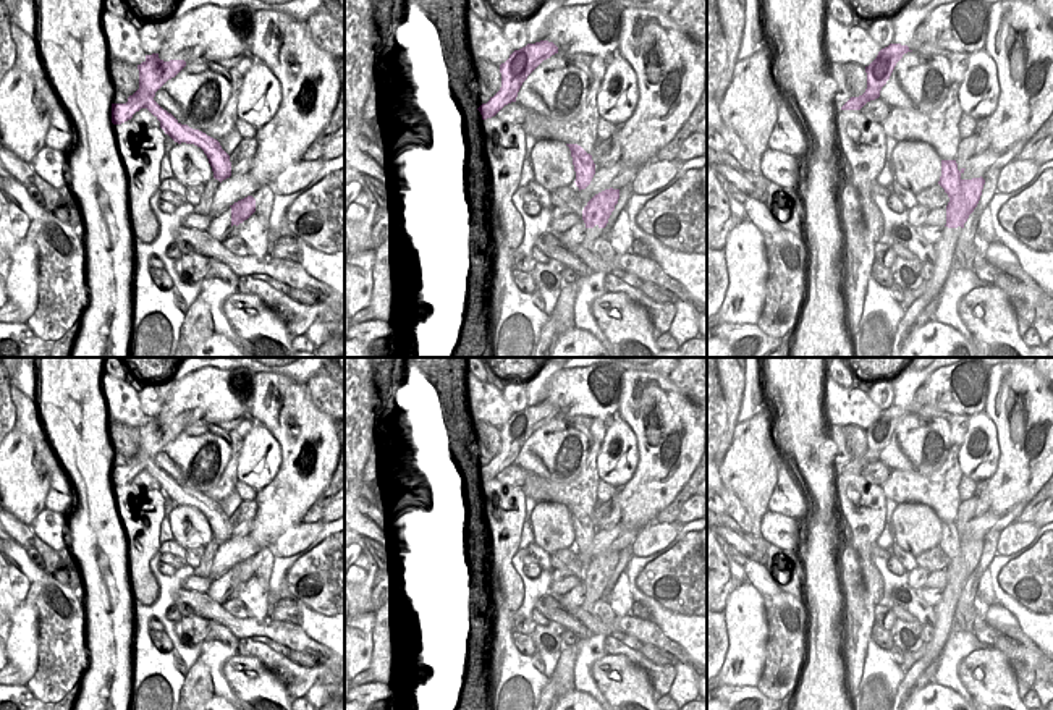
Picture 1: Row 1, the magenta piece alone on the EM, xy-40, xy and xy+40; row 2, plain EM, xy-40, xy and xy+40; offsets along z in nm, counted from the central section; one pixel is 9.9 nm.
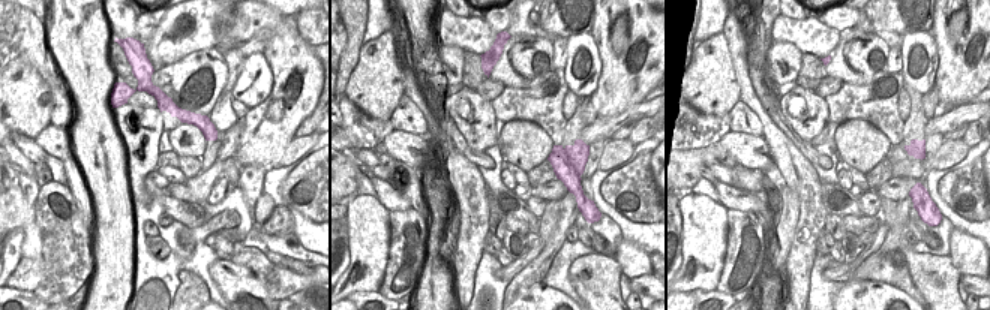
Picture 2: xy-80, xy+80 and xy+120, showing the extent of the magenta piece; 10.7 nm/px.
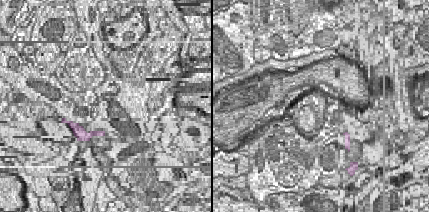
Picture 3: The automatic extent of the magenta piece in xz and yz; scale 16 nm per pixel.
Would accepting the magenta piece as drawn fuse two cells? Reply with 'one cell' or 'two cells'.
two cells

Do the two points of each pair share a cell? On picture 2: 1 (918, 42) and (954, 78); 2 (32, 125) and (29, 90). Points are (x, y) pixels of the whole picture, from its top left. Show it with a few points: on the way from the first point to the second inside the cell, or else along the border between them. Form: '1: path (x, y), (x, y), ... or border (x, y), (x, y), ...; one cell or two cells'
1: border (929, 32), (938, 57), (935, 84); two cells
2: path (29, 116), (29, 99); one cell

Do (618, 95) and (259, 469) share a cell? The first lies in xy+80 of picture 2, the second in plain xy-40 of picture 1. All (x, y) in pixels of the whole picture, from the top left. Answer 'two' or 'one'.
two

